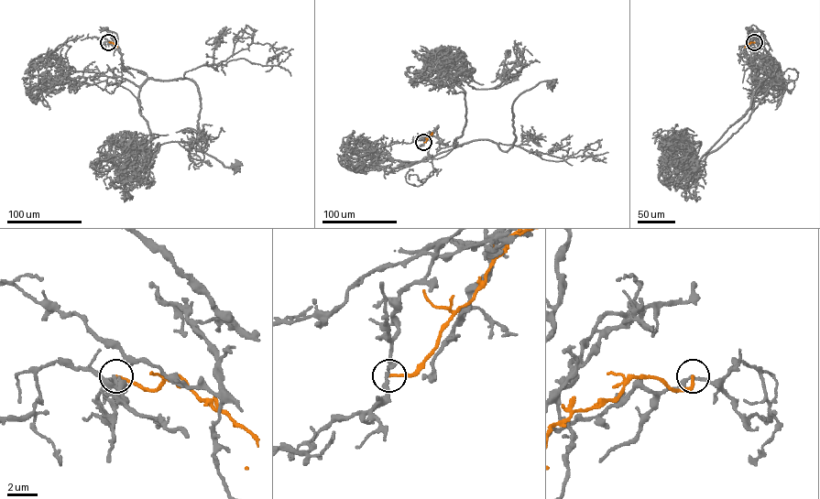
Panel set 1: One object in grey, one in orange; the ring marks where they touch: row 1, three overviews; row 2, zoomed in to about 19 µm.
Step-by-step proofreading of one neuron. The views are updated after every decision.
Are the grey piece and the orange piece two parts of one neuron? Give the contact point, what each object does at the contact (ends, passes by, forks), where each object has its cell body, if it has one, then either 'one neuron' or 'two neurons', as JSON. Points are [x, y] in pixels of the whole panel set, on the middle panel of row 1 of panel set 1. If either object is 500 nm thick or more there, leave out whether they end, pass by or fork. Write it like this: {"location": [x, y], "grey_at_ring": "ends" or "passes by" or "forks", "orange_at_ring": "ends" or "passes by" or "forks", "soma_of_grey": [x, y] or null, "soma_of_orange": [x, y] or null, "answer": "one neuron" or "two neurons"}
{"location": [423, 142], "grey_at_ring": "passes by", "orange_at_ring": "ends", "soma_of_grey": [551, 82], "soma_of_orange": null, "answer": "two neurons"}

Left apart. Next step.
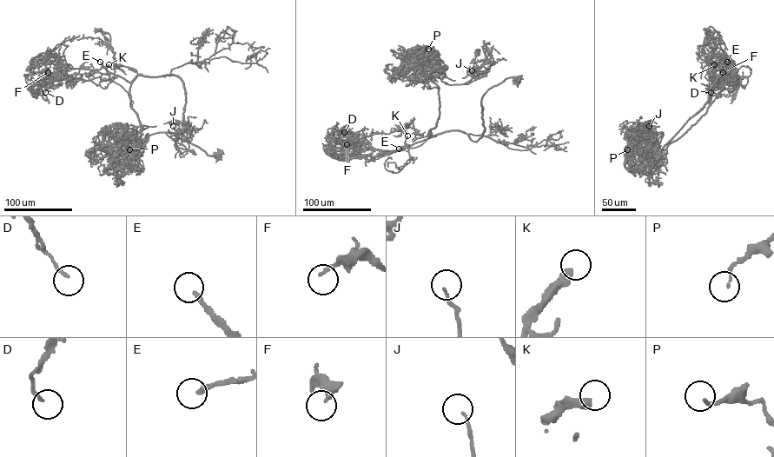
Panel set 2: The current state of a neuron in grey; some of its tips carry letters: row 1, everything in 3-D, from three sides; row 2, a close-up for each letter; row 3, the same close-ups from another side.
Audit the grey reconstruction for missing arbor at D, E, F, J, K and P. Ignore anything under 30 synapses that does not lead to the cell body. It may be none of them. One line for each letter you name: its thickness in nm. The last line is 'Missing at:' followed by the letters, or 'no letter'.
E: calibre 240 nm
Missing at: E

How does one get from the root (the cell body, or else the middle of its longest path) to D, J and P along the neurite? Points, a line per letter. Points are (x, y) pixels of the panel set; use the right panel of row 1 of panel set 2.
D: (658, 155), (708, 102), (719, 76), (709, 76), (717, 82), (729, 72), (709, 85), (711, 92)
J: (658, 155), (719, 76), (709, 76), (707, 110), (665, 149), (654, 149), (663, 132), (653, 139), (649, 126)
P: (658, 155), (708, 102), (719, 75), (709, 76), (716, 84), (707, 110), (665, 149), (632, 139), (627, 149)

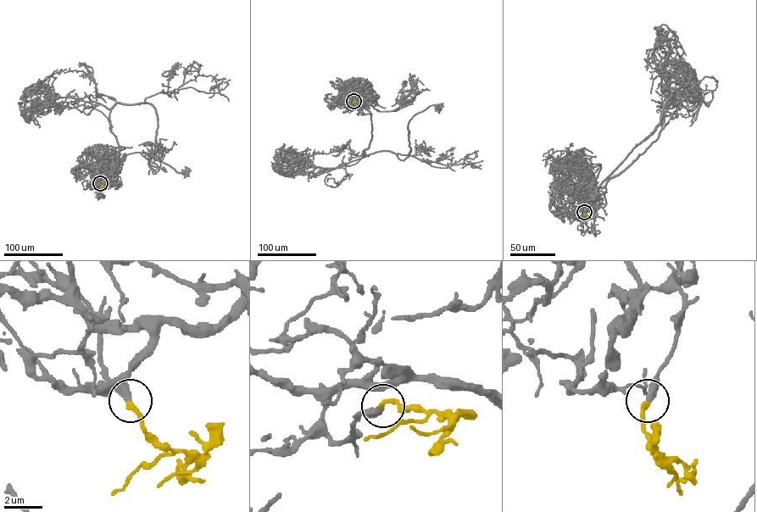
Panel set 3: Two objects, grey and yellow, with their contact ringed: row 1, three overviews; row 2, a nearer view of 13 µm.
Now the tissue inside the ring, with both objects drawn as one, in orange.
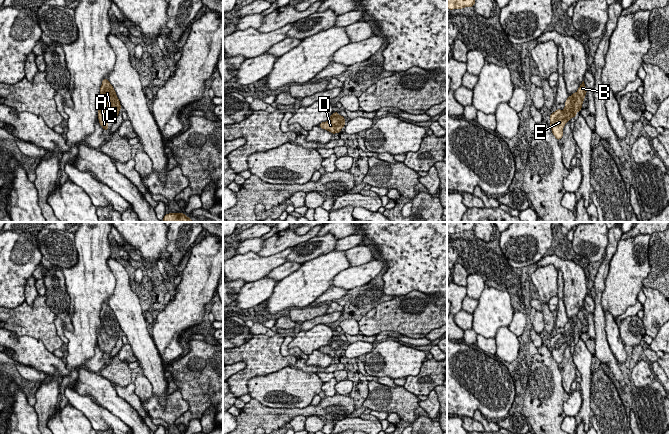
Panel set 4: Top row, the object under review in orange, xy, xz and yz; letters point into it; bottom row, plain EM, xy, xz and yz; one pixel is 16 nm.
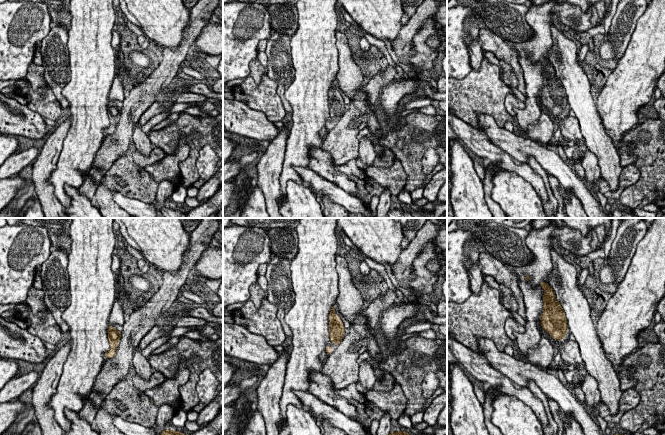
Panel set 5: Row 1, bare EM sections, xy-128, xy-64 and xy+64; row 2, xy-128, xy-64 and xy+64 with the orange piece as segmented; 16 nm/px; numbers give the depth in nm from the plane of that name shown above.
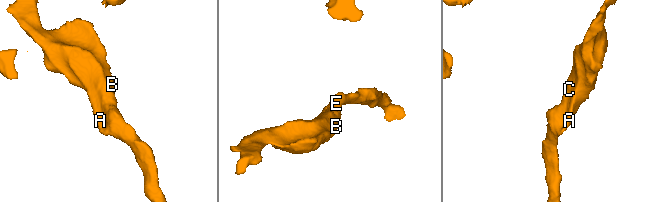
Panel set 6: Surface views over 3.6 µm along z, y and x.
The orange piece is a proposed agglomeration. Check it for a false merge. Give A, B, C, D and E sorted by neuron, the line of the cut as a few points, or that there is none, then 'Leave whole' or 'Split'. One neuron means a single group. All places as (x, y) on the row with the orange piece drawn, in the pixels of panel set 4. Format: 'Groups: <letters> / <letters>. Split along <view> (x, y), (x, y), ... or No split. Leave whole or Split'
Groups: A B C D E. No split. Leave whole

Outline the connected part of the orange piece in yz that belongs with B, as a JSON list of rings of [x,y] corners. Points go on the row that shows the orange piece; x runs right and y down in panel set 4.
[[[584,81],[581,83],[576,93],[568,96],[563,110],[557,109],[550,115],[550,127],[553,135],[557,140],[563,136],[563,128],[565,124],[572,118],[576,117],[576,113],[582,108],[583,100],[585,99],[587,89]]]

